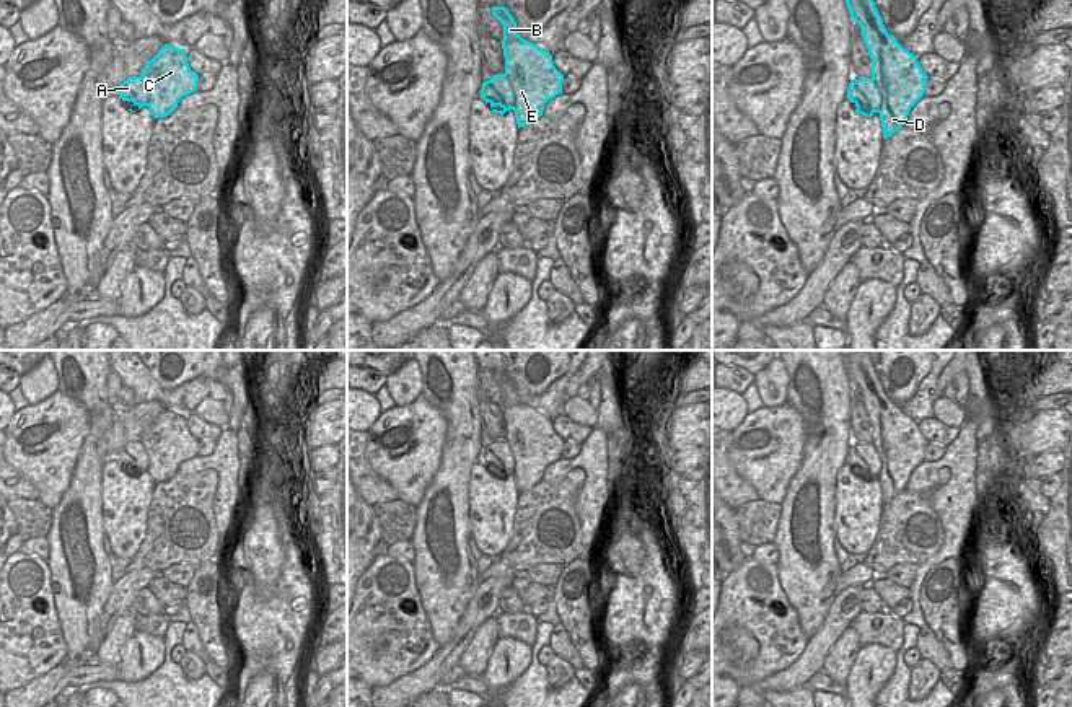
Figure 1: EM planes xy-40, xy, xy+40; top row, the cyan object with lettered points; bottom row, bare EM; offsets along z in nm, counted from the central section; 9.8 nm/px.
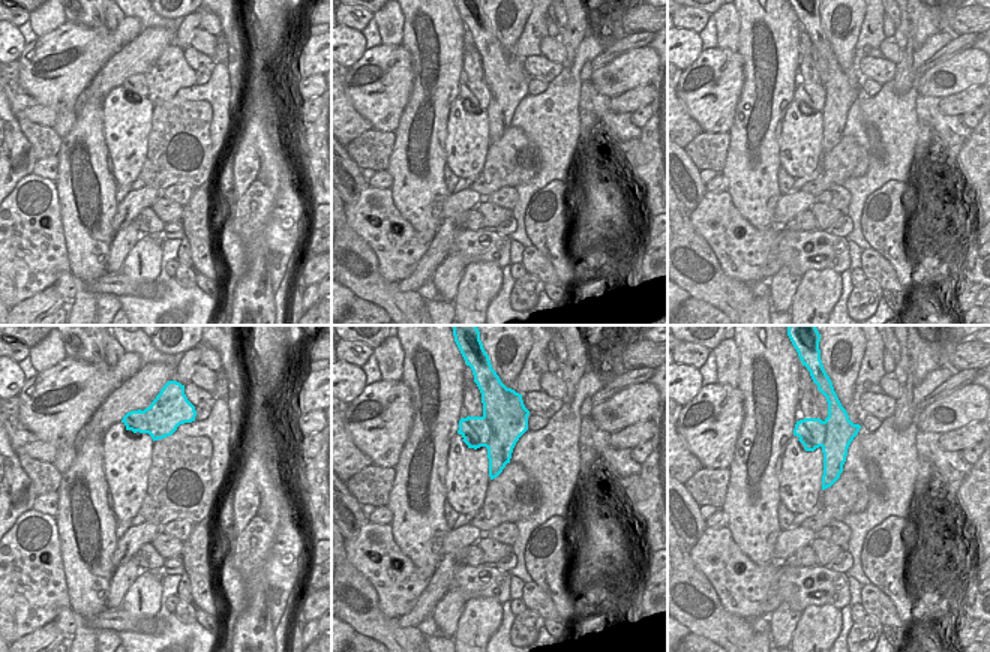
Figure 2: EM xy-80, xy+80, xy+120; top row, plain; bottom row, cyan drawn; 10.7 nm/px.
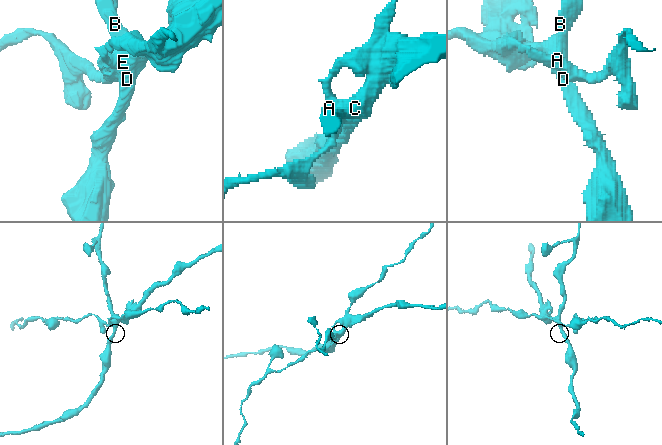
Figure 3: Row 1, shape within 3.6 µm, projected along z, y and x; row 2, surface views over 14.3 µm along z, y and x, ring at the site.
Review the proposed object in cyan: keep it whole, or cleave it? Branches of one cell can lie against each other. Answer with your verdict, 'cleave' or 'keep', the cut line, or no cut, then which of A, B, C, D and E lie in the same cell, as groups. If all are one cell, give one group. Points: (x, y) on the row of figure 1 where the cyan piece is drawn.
cleave; cut xy (504, 74), (514, 95), (514, 108); groups A / B C D E

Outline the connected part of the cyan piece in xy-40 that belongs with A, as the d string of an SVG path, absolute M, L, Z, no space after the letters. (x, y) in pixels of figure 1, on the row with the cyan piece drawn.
M129 77L116 88L116 93L122 96L122 101L132 101L138 109L148 106L148 90L142 77Z

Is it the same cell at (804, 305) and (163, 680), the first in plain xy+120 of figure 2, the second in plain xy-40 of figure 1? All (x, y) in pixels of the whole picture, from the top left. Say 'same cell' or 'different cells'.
different cells

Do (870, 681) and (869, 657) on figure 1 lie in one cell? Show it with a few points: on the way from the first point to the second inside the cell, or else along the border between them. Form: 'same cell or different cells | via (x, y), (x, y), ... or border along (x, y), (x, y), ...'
same cell | via (869, 675), (869, 663)

